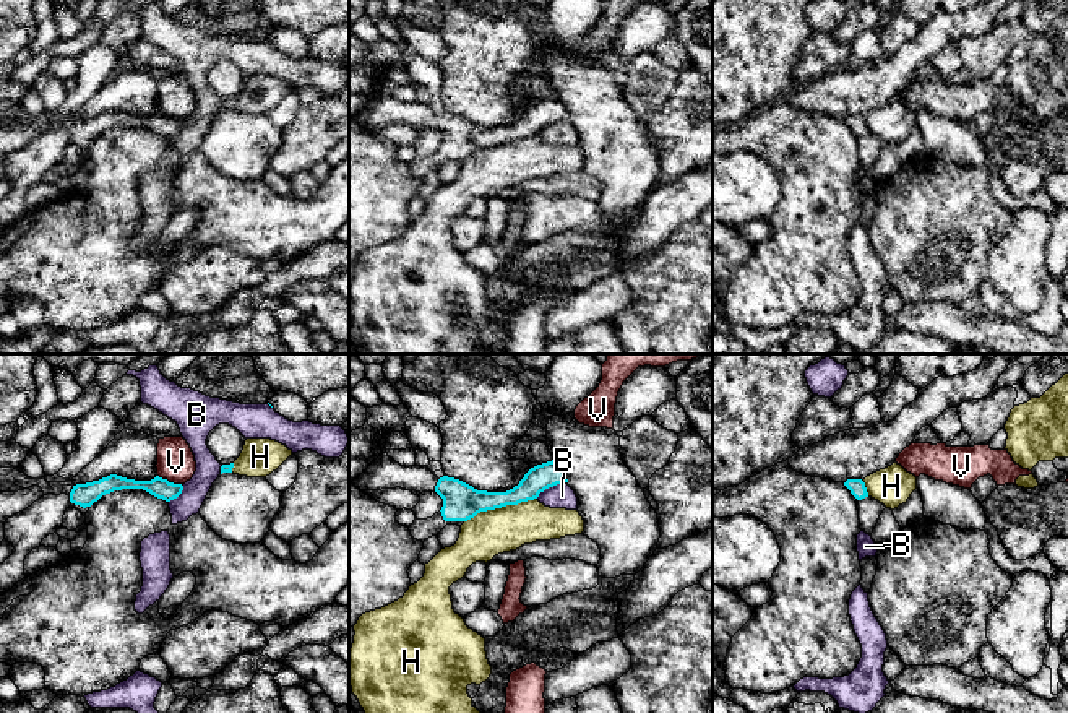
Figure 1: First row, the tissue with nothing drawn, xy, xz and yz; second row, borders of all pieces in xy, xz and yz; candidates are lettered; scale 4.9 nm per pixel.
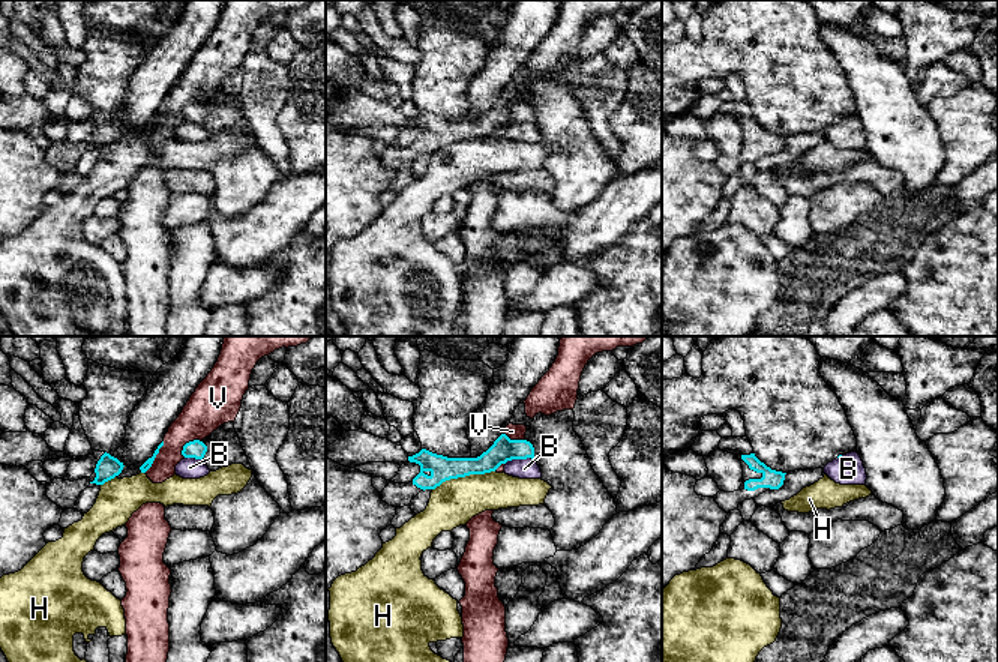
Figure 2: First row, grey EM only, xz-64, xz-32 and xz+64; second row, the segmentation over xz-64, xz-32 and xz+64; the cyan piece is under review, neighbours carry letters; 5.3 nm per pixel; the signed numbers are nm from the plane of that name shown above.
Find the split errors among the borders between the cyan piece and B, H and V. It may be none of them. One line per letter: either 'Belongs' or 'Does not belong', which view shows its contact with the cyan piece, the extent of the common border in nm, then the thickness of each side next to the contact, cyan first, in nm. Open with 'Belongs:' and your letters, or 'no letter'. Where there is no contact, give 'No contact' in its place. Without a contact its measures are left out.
Belongs: no letter
B: Does not belong. Touches cyan in xz. Shared border 170 nm. Thickness 130 nm (cyan) against 120 nm
H: Does not belong. Touches cyan in xz. Shared border 380 nm. Thickness 190 nm (cyan) against 220 nm
V: Does not belong. Touches cyan in xy. Shared border 130 nm. Thickness 100 nm (cyan) against 190 nm

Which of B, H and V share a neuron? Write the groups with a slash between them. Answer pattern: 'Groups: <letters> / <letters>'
Groups: B / H / V

